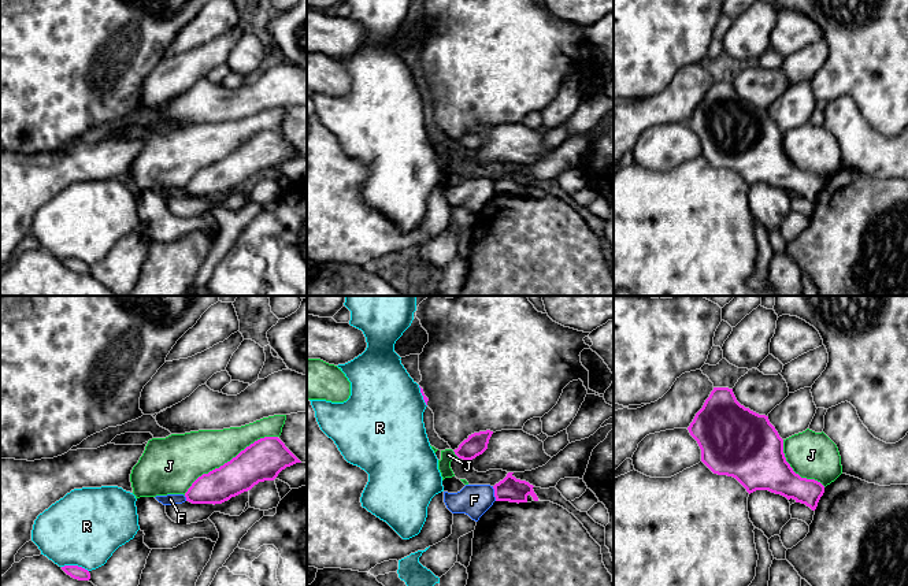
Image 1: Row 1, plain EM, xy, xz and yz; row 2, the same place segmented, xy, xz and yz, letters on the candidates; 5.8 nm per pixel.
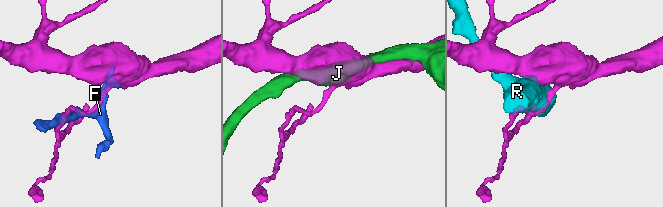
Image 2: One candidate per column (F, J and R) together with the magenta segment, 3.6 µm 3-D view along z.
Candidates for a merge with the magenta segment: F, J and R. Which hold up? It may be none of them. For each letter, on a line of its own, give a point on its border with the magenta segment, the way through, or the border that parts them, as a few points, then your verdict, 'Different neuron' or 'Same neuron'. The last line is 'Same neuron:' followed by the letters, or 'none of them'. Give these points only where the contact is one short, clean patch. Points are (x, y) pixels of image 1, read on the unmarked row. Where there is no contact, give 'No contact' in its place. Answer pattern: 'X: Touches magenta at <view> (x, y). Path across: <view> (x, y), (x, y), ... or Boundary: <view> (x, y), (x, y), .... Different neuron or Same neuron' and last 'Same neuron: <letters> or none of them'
F: Touches magenta at xz (495, 186). Boundary: xz (492, 180), (496, 193). Different neuron
J: Touches magenta at xy (230, 154). Different neuron
R: Touches magenta at xy (76, 259). Different neuron
Same neuron: none of them

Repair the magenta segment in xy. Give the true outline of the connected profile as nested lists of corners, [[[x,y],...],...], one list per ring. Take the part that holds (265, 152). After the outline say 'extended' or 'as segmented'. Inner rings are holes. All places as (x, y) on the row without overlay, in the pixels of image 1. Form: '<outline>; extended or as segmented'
[[[264,130],[219,162],[199,170],[185,186],[192,197],[222,197],[301,156],[278,130]]]; as segmented

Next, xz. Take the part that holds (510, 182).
[[[508,166],[507,170],[493,179],[496,194],[509,196],[527,196],[530,188],[534,194],[538,194],[537,188],[533,183],[533,178],[526,174],[516,173],[514,166]]]; as segmented

